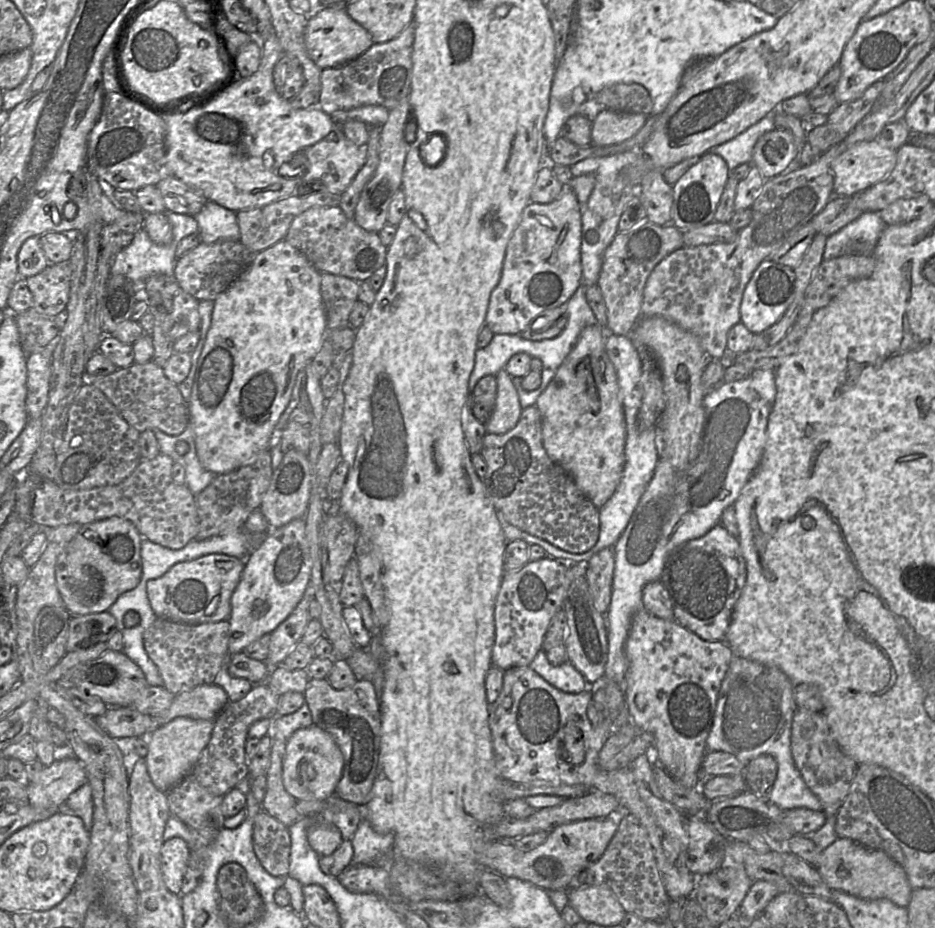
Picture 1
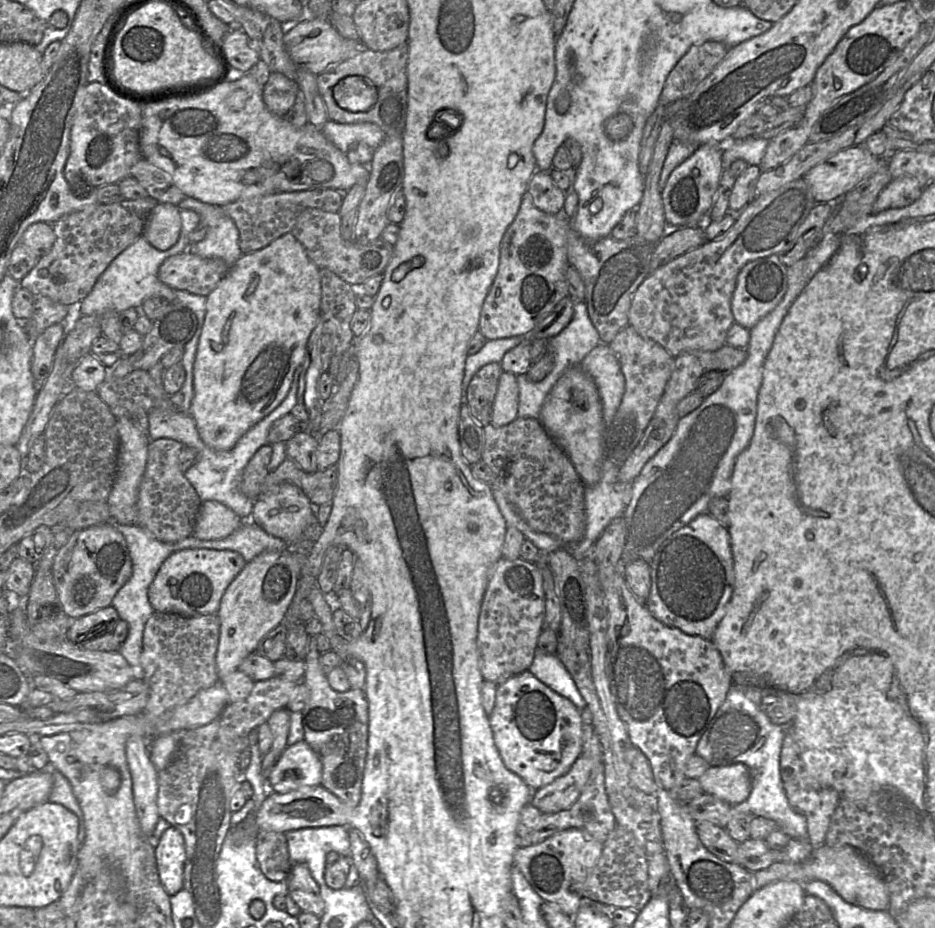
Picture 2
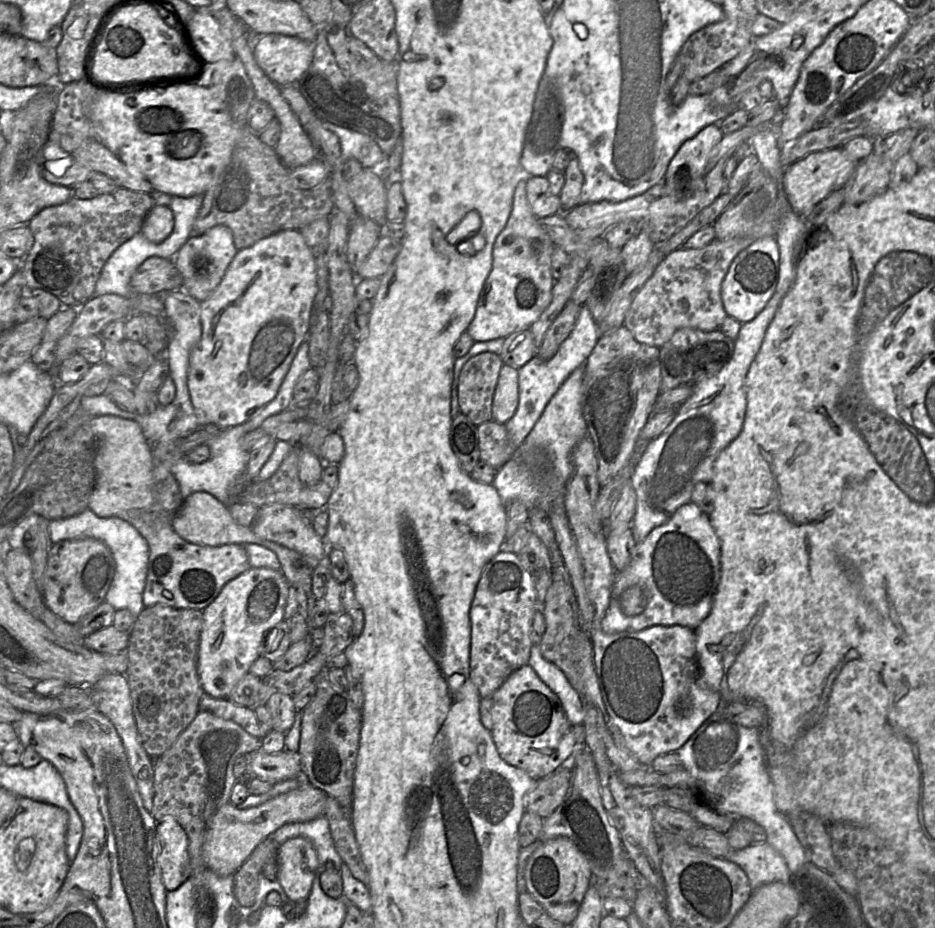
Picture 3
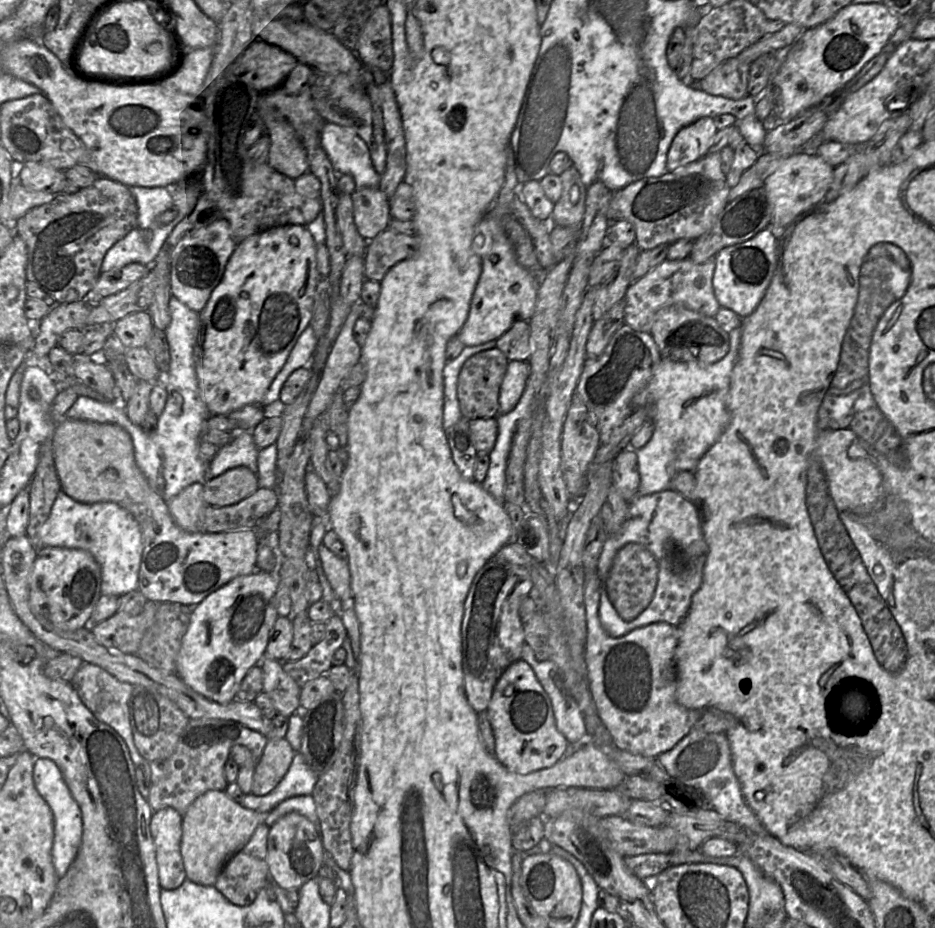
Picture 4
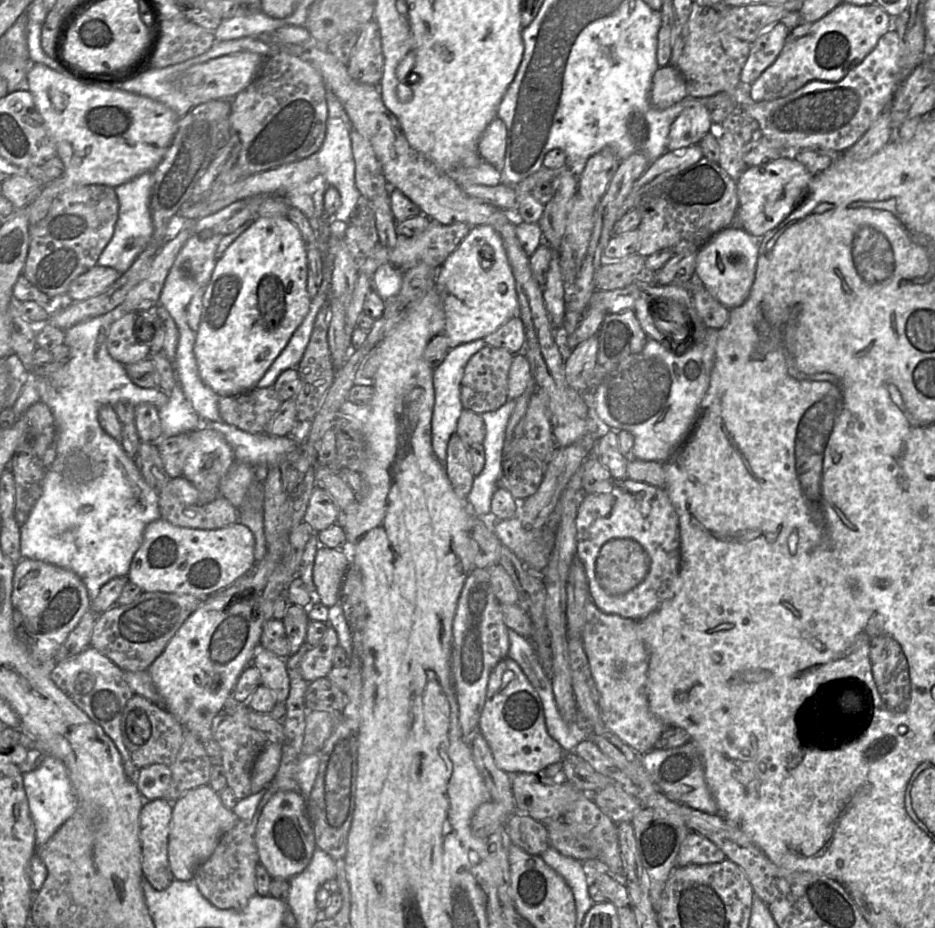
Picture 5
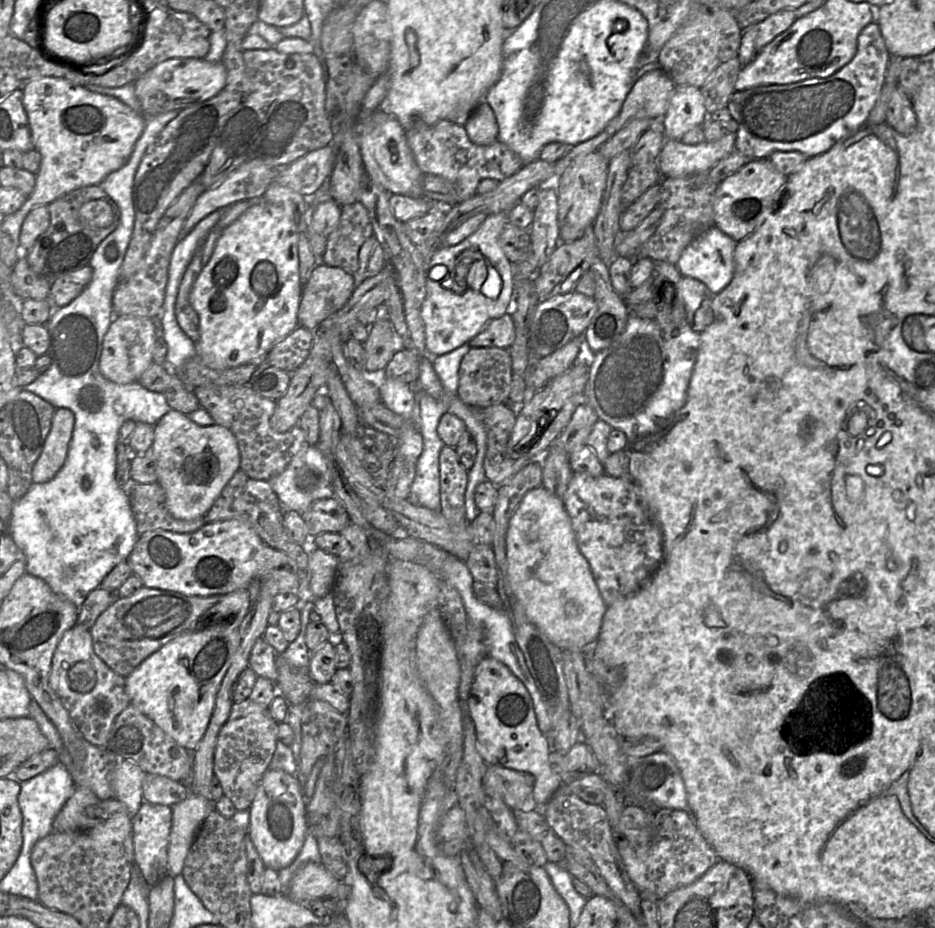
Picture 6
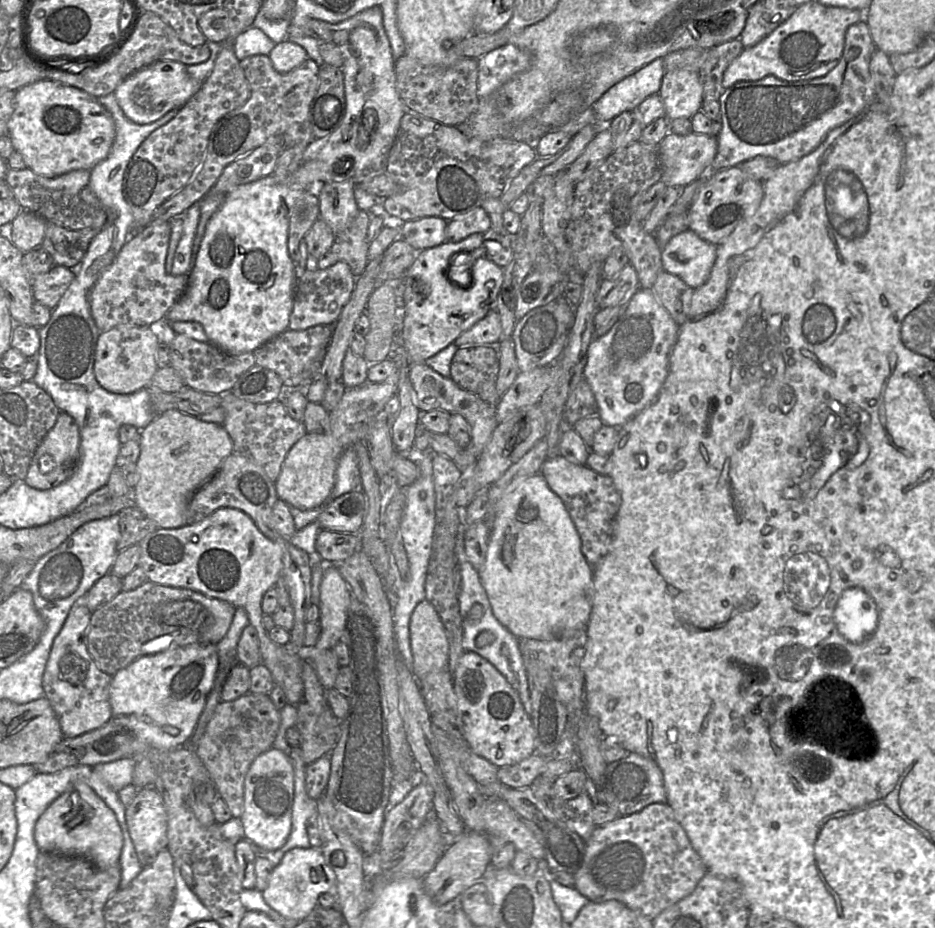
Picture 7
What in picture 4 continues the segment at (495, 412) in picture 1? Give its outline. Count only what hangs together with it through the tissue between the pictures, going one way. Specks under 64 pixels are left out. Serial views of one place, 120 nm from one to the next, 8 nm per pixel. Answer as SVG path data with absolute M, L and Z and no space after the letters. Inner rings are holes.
M509 361L503 376L498 396L498 414L514 409L526 386L529 366L526 361Z

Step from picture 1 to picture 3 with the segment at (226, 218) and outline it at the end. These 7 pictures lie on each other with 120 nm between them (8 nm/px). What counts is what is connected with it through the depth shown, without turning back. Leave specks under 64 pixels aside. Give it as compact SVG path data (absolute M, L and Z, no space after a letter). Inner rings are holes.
M217 225L200 235L192 235L175 255L175 266L182 276L182 289L199 302L205 301L220 284L237 253L230 228Z

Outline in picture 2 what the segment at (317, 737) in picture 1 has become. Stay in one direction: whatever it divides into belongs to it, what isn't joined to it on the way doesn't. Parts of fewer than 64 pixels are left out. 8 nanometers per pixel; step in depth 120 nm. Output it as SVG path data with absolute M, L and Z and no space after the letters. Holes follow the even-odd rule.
M301 740L287 746L268 777L268 789L286 793L303 786L321 785L322 763L317 753Z

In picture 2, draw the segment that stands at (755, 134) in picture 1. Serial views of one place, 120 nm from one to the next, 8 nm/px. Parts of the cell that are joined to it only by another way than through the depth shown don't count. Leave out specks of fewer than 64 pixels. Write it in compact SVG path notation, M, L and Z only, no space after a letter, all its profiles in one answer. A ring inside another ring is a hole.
M757 136L743 139L732 139L722 146L722 161L724 168L738 159L745 160L749 165L760 165L769 141Z

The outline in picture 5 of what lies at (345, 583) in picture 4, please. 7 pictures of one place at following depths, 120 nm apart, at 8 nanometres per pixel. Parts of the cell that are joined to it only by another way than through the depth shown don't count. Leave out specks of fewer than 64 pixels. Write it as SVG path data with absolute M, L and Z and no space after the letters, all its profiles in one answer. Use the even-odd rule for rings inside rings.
M326 546L318 548L312 572L316 600L328 608L339 603L341 585L350 563L347 552Z

